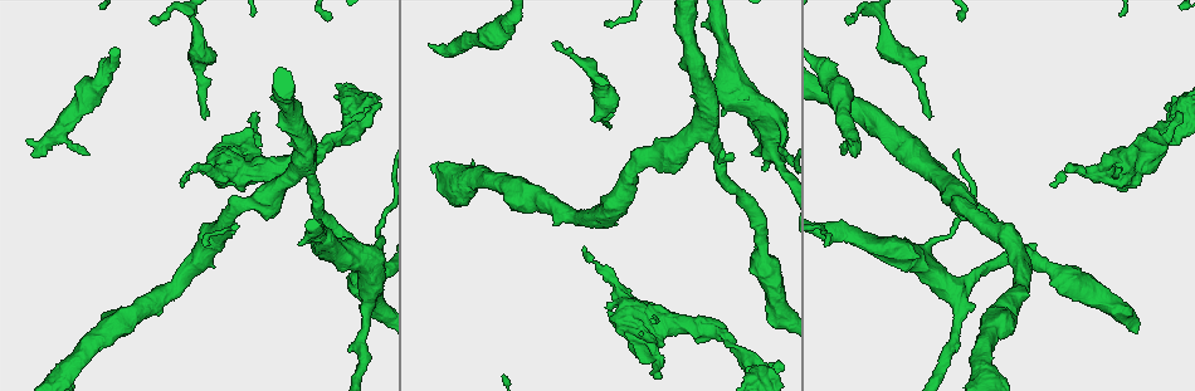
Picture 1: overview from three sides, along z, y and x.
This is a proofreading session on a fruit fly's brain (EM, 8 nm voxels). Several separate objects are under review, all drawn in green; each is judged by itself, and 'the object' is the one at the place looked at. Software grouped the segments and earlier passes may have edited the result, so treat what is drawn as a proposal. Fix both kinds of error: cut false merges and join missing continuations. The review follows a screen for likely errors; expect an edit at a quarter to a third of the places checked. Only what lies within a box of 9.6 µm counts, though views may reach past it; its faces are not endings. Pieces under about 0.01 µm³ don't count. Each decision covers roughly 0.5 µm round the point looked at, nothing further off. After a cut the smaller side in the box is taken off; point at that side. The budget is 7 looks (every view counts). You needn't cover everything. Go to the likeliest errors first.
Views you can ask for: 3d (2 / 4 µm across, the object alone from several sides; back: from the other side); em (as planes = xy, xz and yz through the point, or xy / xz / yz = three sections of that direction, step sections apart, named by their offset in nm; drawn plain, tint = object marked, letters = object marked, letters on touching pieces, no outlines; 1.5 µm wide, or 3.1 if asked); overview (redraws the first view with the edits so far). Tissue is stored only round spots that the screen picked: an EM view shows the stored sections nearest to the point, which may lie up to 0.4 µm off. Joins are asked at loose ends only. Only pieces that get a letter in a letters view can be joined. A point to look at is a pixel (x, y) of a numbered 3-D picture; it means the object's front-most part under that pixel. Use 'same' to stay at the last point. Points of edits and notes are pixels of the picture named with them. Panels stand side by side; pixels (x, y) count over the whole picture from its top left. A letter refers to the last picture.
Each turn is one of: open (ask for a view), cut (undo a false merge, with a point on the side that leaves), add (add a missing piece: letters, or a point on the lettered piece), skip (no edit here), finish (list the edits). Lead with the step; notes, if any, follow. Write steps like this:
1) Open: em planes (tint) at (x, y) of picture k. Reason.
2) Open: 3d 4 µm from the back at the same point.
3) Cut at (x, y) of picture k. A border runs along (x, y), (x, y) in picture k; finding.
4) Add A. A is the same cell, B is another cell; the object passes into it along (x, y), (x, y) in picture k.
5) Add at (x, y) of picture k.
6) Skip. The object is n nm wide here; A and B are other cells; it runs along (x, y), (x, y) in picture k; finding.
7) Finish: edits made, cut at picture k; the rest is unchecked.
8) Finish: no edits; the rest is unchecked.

Open: em planes (tint) at (609, 128) of picture 1. An open end.

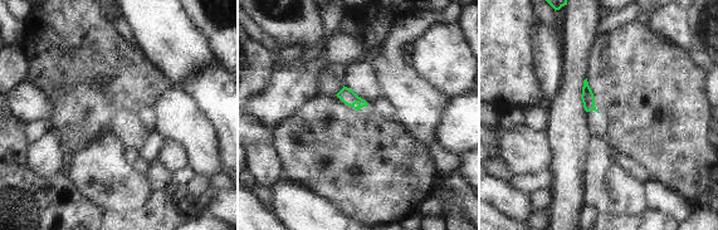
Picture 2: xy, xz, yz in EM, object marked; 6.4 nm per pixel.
Open: em planes (letters) at the same point. See the neighbours.

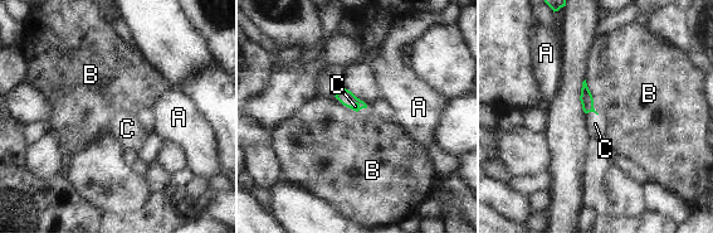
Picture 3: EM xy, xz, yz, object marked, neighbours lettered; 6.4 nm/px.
Add C. C is the same cell, A and B are other cells; the object passes into it along (586, 98), (592, 111), (595, 124) in picture 3; it goes on there.

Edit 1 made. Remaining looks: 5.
Open: overview.

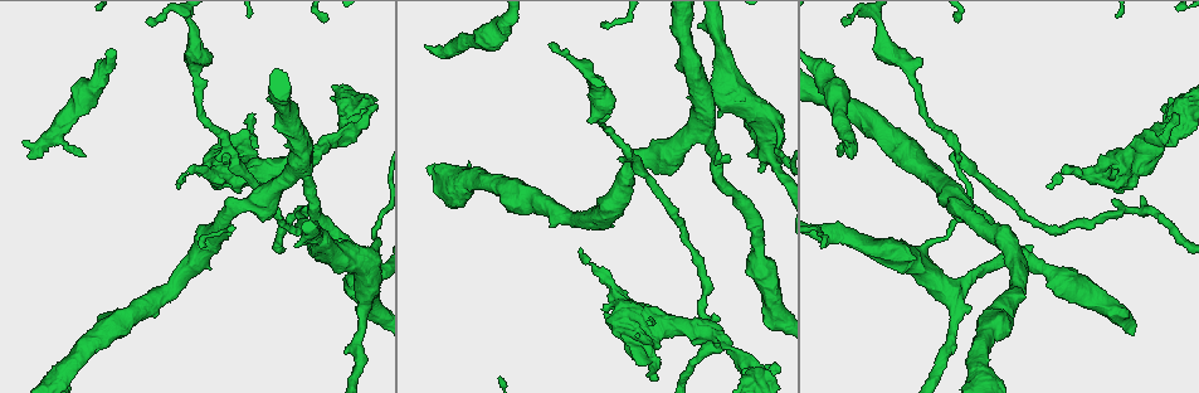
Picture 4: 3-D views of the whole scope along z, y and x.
Open: em yz step 8 (letters) at (178, 186) of picture 4. Branch stops here.

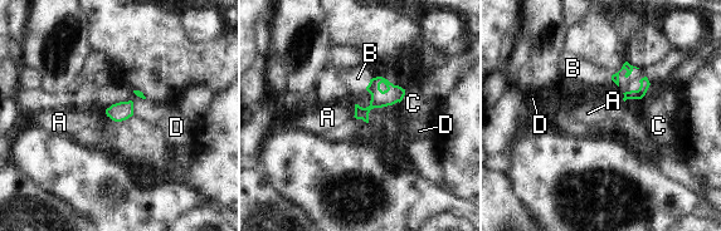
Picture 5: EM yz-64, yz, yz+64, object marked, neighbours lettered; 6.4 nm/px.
Skip. A, B, C and D are other cells; a border runs along (355, 104), (355, 113), (352, 116) in picture 5; none of them fits.

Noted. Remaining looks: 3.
Open: em planes (letters) at (425, 48) of picture 4. An open end.

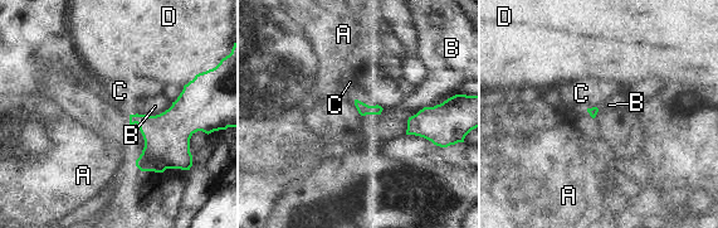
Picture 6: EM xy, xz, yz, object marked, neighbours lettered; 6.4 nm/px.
Skip. The longest contact is with B, 340 nm; A, B, C and D are other cells; a border runs along (445, 100), (414, 114), (405, 134) in picture 6; no lettered piece goes on from it.

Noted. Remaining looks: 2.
Finish: edits made, add at picture 3; the rest is unchecked.

